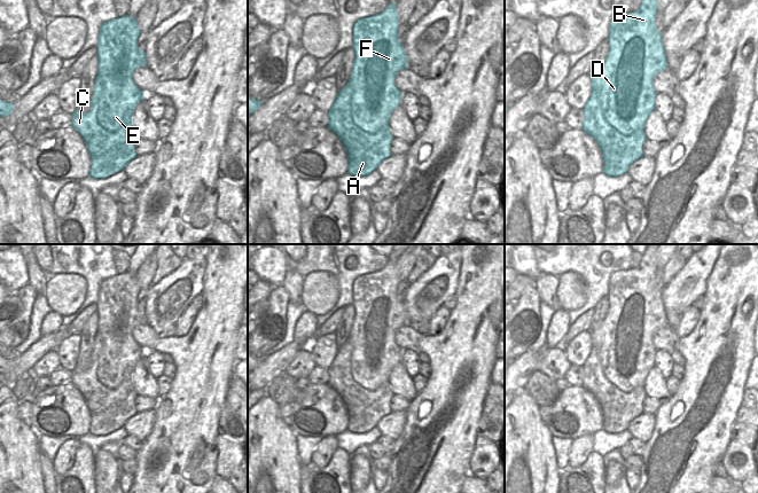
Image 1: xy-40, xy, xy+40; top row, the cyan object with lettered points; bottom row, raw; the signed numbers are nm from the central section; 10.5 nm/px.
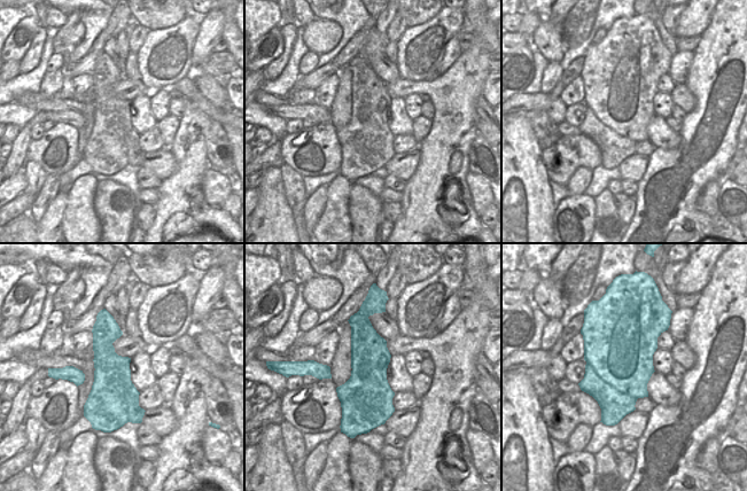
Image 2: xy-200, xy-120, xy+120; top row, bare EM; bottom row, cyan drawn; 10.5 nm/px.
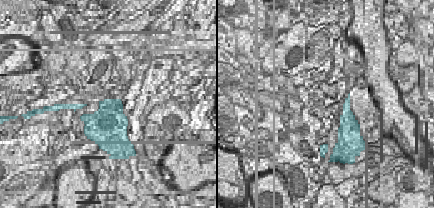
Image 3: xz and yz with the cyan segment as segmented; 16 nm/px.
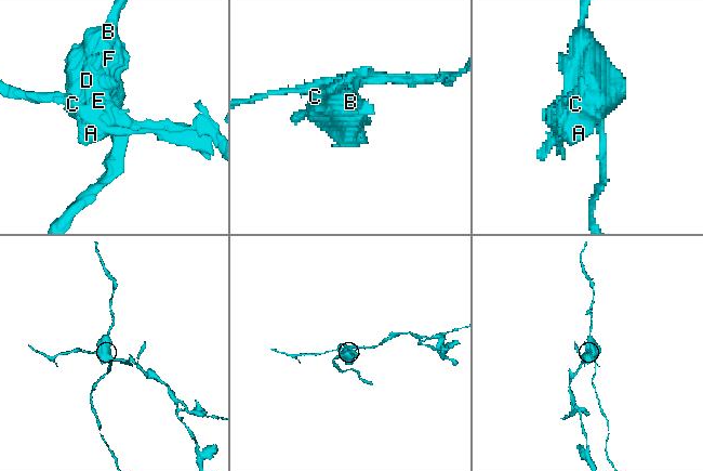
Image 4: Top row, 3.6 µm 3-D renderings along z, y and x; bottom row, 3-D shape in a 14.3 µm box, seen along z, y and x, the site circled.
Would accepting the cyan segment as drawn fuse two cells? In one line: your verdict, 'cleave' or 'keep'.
cleave

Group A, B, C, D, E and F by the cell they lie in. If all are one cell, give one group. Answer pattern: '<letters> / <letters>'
A C / B D E F

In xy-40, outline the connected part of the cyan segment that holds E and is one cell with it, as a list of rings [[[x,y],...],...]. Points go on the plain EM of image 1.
[[[128,272],[108,277],[100,284],[96,302],[97,329],[93,349],[97,354],[97,378],[109,389],[118,388],[124,381],[125,370],[133,370],[146,352],[133,338],[133,329],[146,322],[146,310],[138,304],[140,290],[136,276]]]

